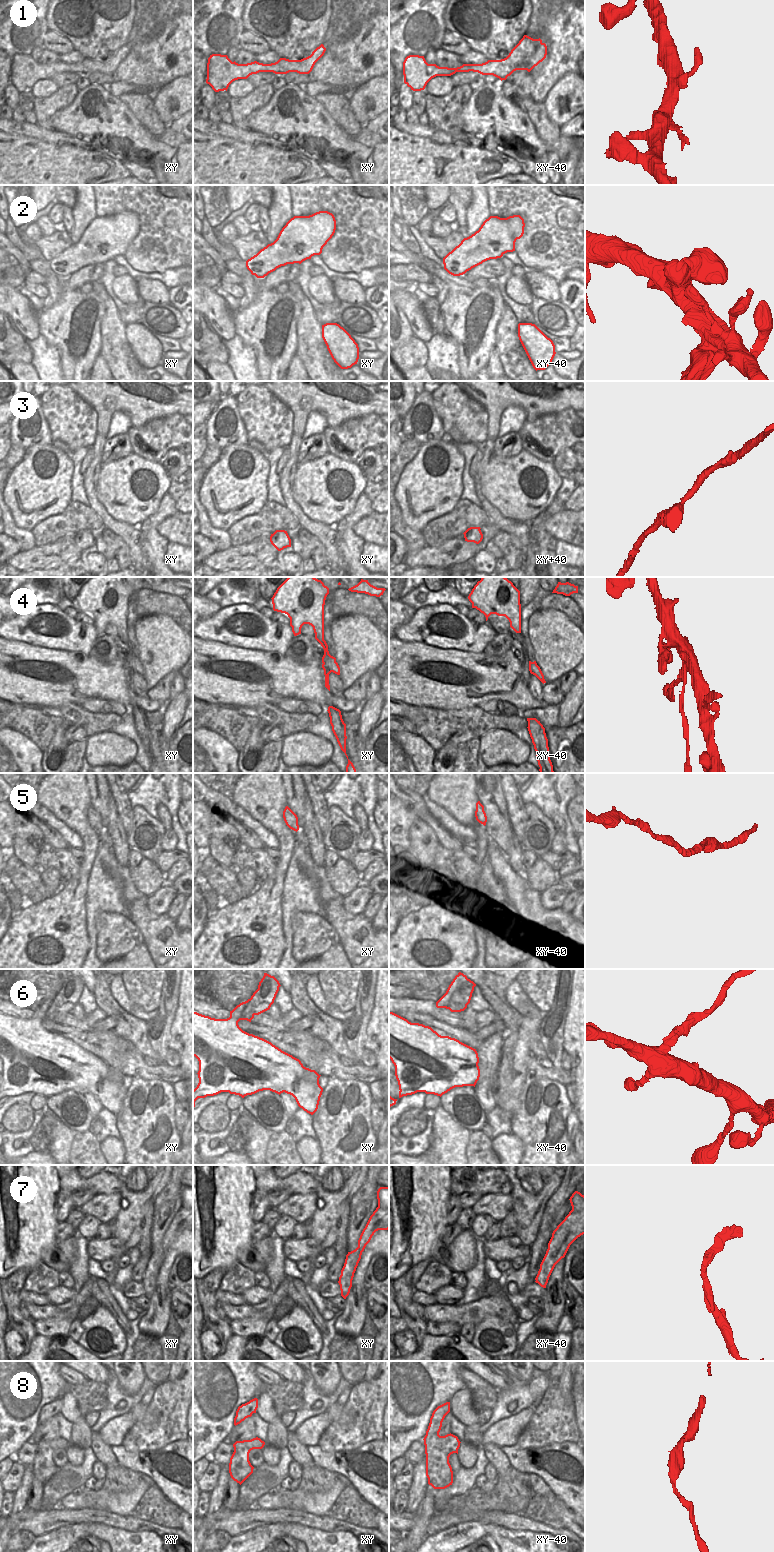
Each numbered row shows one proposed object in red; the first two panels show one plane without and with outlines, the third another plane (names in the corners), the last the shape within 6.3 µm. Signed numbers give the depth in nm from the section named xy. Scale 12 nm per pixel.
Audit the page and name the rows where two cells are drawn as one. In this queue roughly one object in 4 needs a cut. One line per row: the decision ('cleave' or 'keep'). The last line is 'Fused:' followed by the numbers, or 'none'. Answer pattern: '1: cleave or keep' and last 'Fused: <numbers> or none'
1: keep
2: keep
3: keep
4: cleave
5: keep
6: cleave
7: keep
8: keep
Fused: 4, 6

